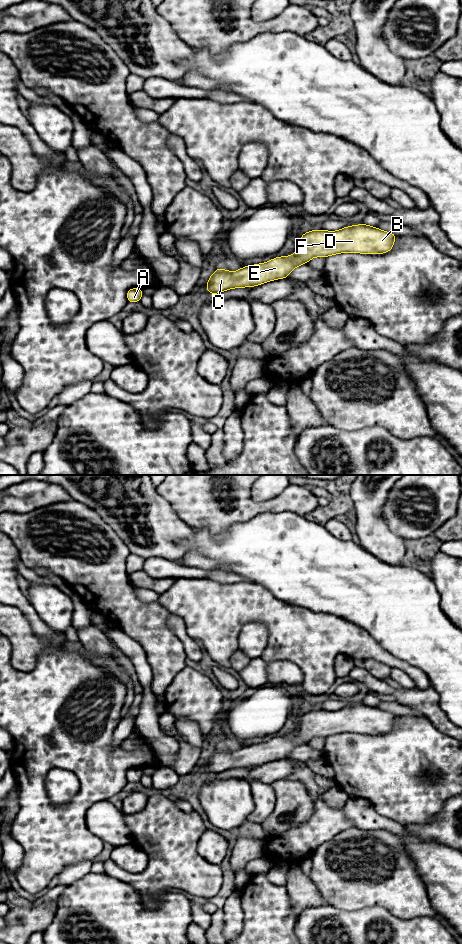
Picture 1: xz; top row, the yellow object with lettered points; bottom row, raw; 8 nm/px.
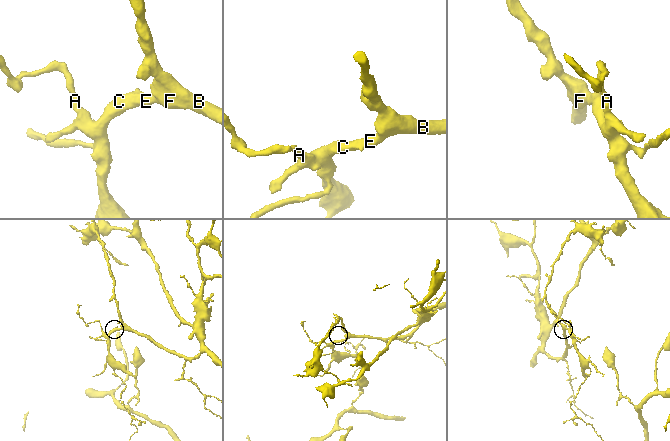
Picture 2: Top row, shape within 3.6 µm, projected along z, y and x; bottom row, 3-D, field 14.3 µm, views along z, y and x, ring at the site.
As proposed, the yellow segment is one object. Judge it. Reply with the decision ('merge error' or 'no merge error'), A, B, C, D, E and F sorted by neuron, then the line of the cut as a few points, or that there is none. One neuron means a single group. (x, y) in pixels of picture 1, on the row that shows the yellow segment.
no merge error; A B C D E F; no cut

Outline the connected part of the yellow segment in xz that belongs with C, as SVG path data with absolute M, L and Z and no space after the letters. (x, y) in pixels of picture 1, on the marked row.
M368 224L347 226L337 231L323 229L308 231L301 235L299 249L290 256L275 257L272 260L249 266L233 272L219 267L210 276L206 292L212 295L234 288L255 287L273 280L288 278L296 267L308 263L314 257L328 257L339 253L384 254L392 250L397 235Z

